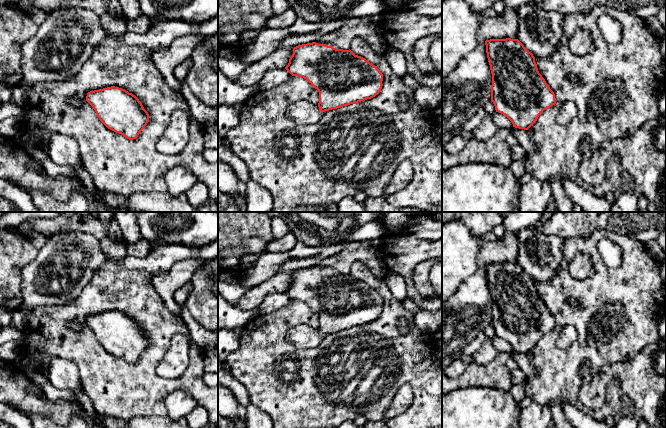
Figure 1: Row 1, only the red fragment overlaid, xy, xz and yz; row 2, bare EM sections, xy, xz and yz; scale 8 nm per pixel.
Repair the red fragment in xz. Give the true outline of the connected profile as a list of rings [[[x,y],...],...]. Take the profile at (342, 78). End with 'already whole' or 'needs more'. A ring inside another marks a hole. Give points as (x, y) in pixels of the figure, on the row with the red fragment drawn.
[[[312,42],[294,47],[293,54],[285,69],[292,76],[303,77],[306,79],[319,92],[318,104],[300,100],[287,107],[287,117],[298,125],[313,125],[321,119],[323,112],[371,99],[378,95],[382,89],[383,74],[377,66],[368,62],[365,58],[355,55],[350,49],[336,49],[326,44]]]; needs more

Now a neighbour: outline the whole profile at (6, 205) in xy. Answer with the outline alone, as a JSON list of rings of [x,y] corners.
[[[0,197],[0,212],[20,212],[20,210],[10,200]]]

